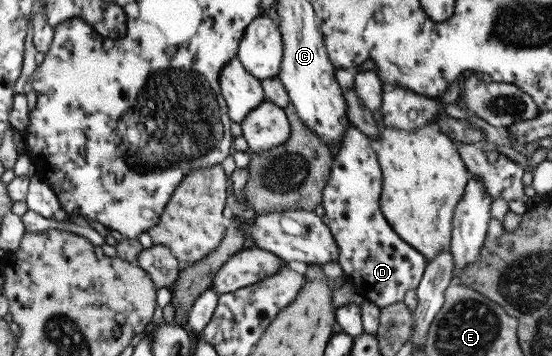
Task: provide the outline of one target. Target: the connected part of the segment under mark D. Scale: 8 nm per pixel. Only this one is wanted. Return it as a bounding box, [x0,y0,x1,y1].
[322,122,426,309]

